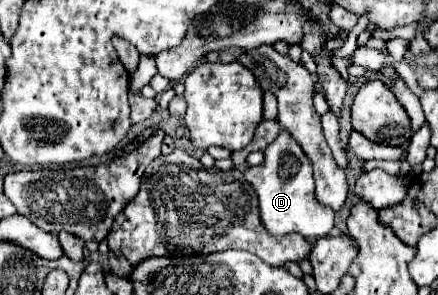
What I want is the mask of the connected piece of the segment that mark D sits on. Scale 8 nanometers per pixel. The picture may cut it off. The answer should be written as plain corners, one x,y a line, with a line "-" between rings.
281,130
277,140
271,146
267,146
265,162
259,166
251,166
245,172
245,178
247,182
253,184
259,196
261,222
265,230
269,230
269,234
285,236
285,234
297,232
305,236
307,240
315,240
331,232
335,212
315,200
311,164
307,156
303,154
303,150
299,148
299,144
285,130

